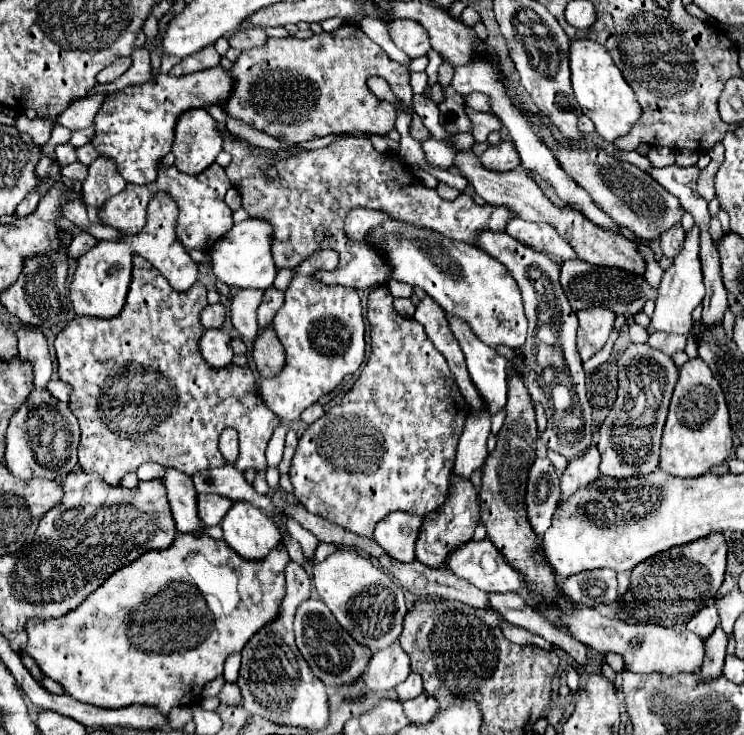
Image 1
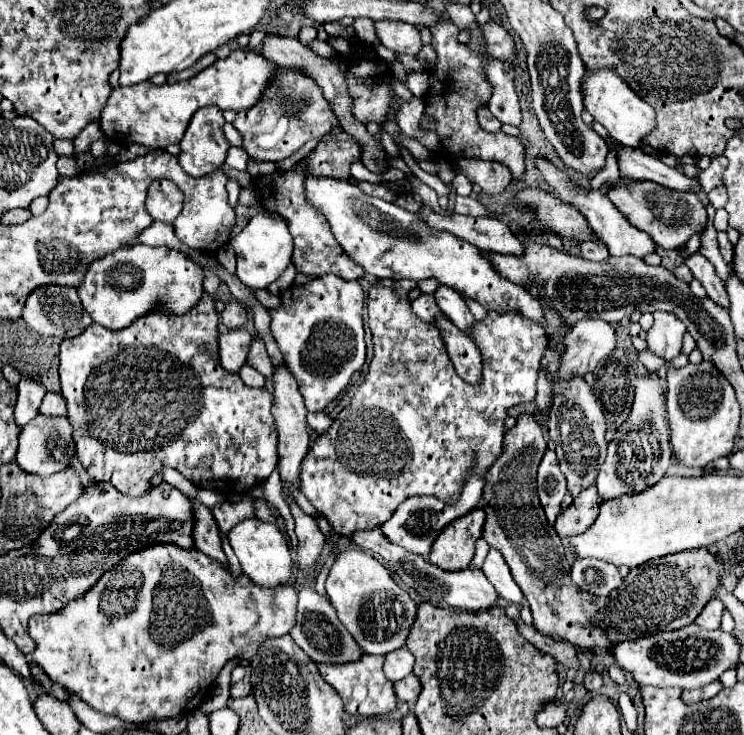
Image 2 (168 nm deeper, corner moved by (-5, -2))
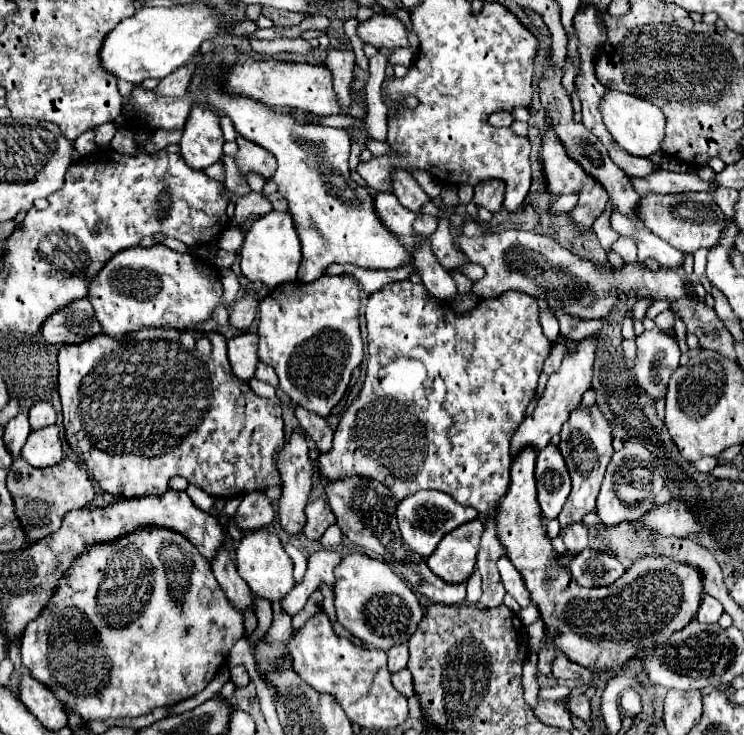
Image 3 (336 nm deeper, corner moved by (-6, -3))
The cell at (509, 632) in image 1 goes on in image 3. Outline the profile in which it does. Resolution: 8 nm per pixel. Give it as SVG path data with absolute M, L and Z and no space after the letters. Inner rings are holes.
M560 652L560 656L556 656L556 664L552 666L552 674L554 674L554 678L578 680L578 682L582 682L582 684L594 686L592 670L588 670L588 668L584 668L584 666L578 666L578 664L570 662L562 652Z

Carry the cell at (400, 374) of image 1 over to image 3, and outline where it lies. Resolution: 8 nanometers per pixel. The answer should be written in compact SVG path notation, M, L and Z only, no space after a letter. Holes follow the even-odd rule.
M410 280L388 284L386 288L370 294L368 306L366 306L366 330L368 330L368 366L366 366L366 380L358 394L358 398L352 402L352 406L346 410L344 418L340 420L336 432L334 432L334 446L328 454L320 454L318 458L318 470L326 480L340 480L344 476L368 476L374 480L380 480L382 484L388 484L392 488L392 494L396 500L404 500L404 496L410 496L418 490L440 490L450 494L456 502L464 506L472 506L478 512L488 512L496 508L500 498L508 492L510 484L510 438L512 432L518 428L518 424L526 416L526 406L534 396L534 390L538 386L538 376L542 372L542 364L550 354L550 340L542 334L540 326L540 308L536 300L524 292L504 292L502 296L480 300L470 312L458 314L452 310L452 302L436 300L422 284L412 284Z

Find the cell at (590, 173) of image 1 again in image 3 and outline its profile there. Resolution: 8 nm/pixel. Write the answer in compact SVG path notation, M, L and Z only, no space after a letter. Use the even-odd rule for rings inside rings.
M682 192L682 194L648 194L640 200L640 220L646 224L650 232L680 248L686 254L694 254L700 248L710 248L716 244L726 216L714 202L714 194L710 192Z

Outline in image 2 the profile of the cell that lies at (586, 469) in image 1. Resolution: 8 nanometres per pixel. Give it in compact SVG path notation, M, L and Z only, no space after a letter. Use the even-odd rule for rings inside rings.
M593 483L587 489L583 489L573 499L573 503L567 509L563 509L563 513L557 517L557 523L555 523L557 535L563 539L563 537L583 533L587 527L591 527L591 523L595 521L595 515L599 513L597 505L599 505L599 495Z

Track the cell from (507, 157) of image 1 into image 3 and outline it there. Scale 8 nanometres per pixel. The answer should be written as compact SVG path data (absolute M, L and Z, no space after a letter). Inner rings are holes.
M492 180L488 184L478 184L474 188L474 204L482 206L490 212L498 212L502 208L502 200L504 200L504 184L500 184L500 180Z

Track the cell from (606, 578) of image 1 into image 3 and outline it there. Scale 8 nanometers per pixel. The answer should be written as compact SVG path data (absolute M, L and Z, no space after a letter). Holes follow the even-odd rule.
M586 548L572 560L570 572L580 586L592 588L592 586L610 586L626 572L626 568L618 558Z

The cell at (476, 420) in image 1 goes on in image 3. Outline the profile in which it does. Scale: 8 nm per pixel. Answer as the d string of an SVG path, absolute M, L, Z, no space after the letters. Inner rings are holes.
M420 490L420 492L416 492L416 494L412 494L400 502L400 508L396 508L396 516L398 516L398 526L400 526L404 542L414 552L428 558L436 550L438 542L448 532L474 520L478 516L478 512L476 512L476 508L456 504L456 500L452 500L448 494L444 494L440 490Z

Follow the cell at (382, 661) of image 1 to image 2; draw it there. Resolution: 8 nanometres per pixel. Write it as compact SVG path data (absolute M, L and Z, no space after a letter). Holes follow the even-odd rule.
M401 647L399 651L387 653L383 663L383 673L391 683L405 679L411 671L413 671L413 655L405 647Z

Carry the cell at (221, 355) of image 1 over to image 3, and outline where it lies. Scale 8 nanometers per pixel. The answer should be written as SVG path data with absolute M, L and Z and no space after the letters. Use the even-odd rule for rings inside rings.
M246 332L228 340L228 358L232 364L232 372L248 382L254 378L256 364L258 364L258 334Z

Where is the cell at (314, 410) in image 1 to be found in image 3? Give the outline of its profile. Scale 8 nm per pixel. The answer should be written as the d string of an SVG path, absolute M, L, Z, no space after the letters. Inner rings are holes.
M296 406L296 408L294 408L294 416L296 416L296 420L300 422L302 430L304 430L308 436L314 438L318 450L320 450L322 454L324 454L324 452L330 452L334 430L326 424L326 418L320 418L320 416L316 416L314 412L308 412L308 410L302 408L302 406Z

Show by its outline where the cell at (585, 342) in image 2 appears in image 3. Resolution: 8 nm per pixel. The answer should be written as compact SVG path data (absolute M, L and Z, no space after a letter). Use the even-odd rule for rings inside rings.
M588 336L584 340L578 342L578 348L576 352L568 354L564 360L562 360L562 366L558 372L554 372L550 378L548 378L548 384L544 388L544 394L542 398L538 400L534 412L530 416L526 416L520 426L516 428L516 432L512 434L512 448L510 448L510 454L512 456L518 456L524 448L536 448L536 450L542 450L550 444L552 436L560 432L562 424L570 418L570 412L580 404L582 400L582 394L590 388L592 384L592 364L594 364L594 350L596 350L596 338L594 336Z

